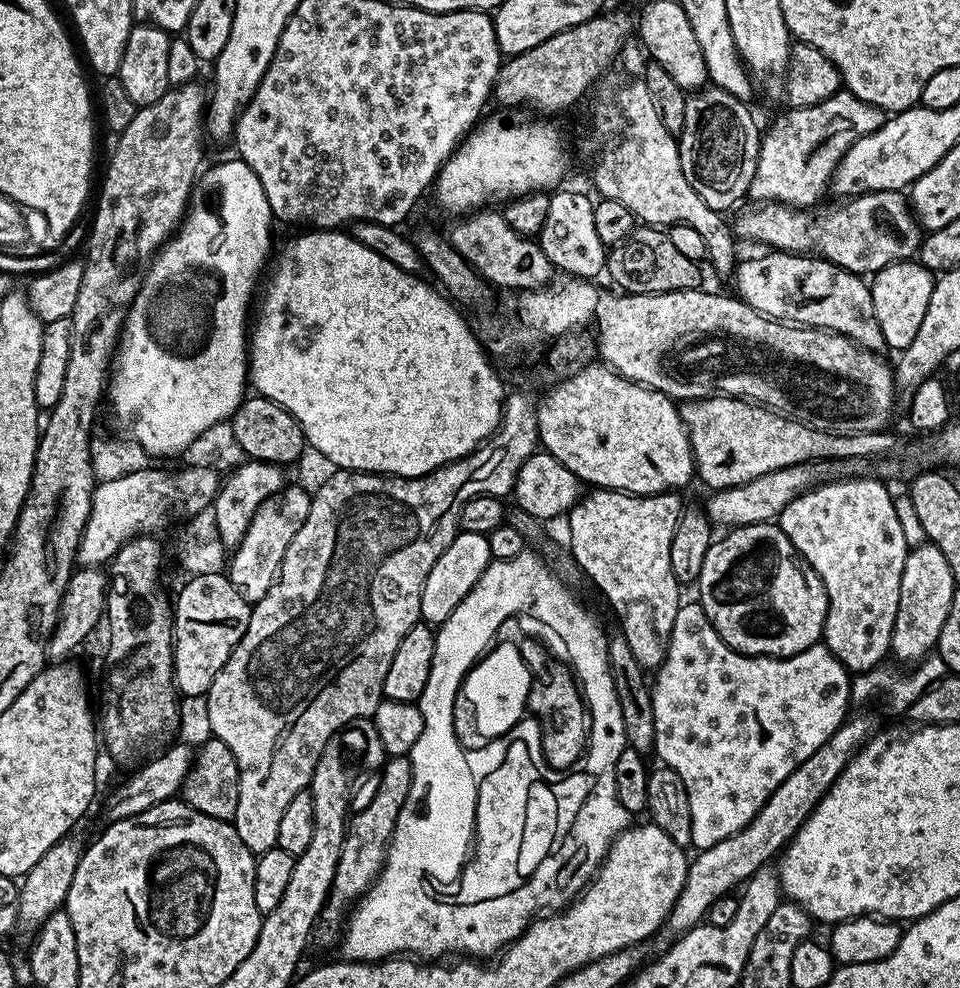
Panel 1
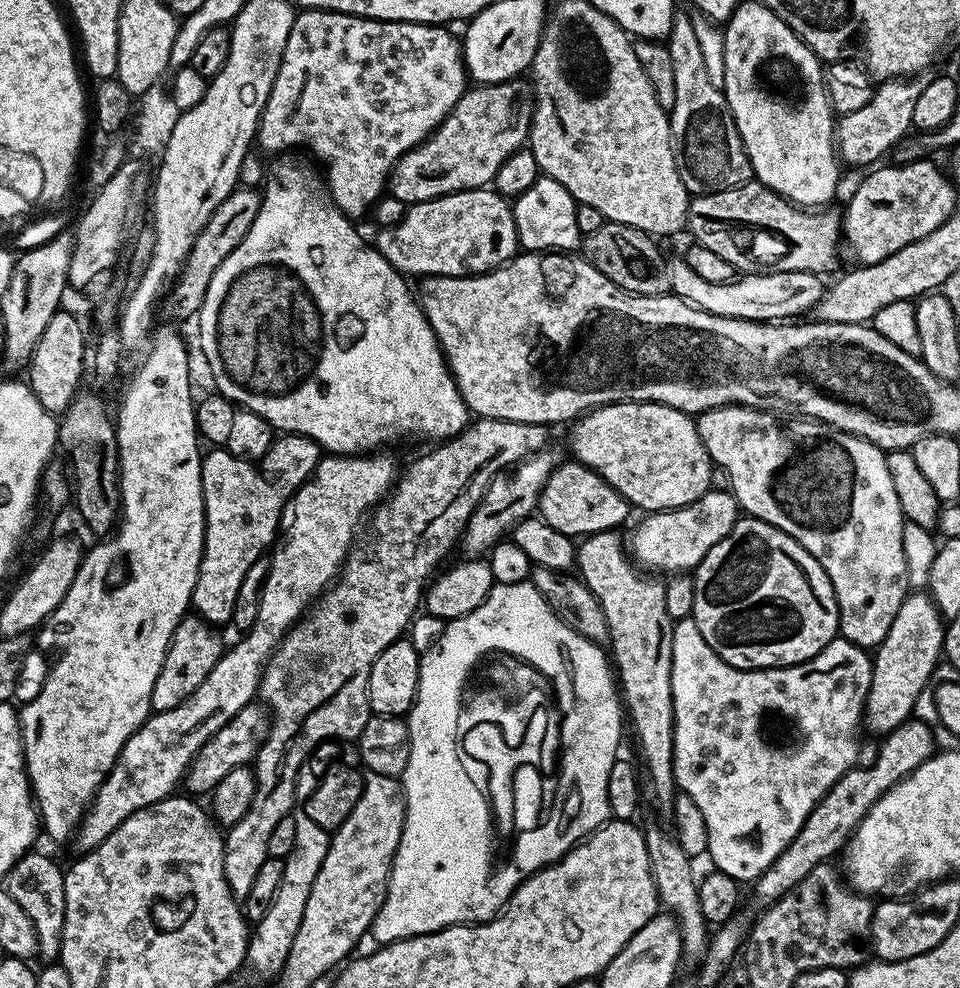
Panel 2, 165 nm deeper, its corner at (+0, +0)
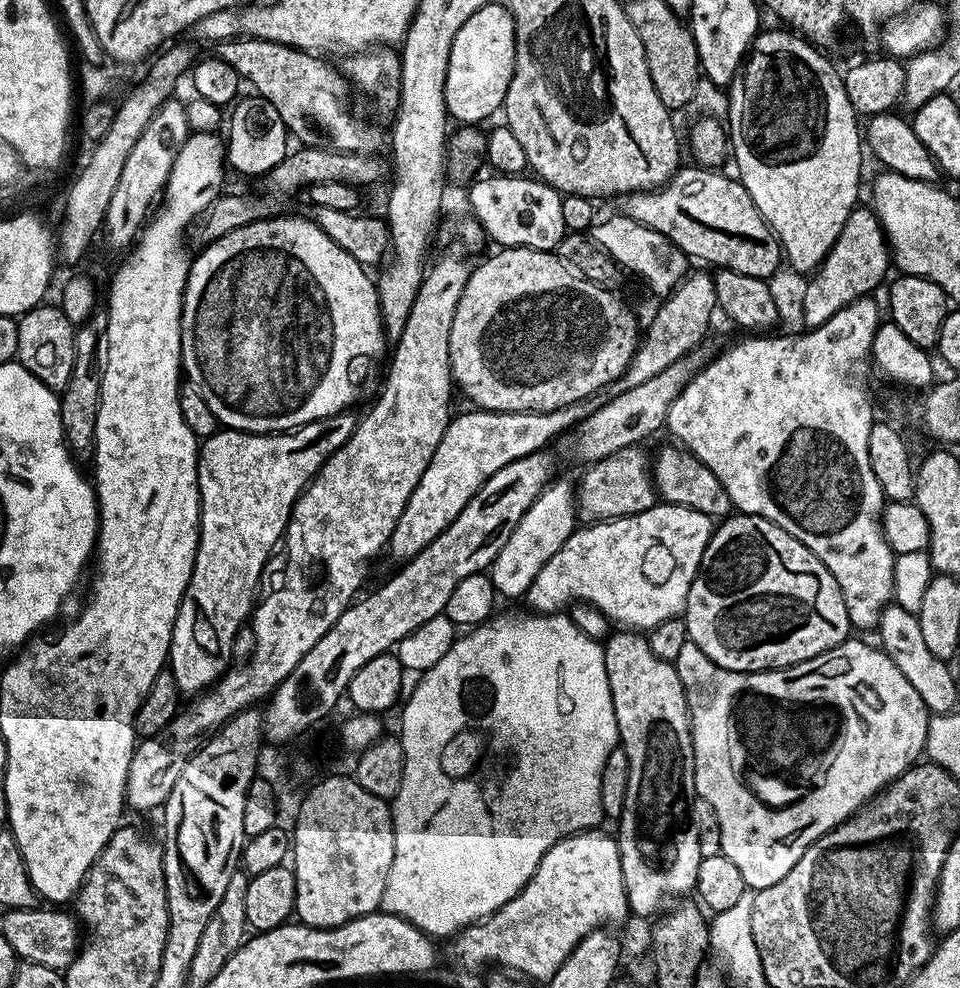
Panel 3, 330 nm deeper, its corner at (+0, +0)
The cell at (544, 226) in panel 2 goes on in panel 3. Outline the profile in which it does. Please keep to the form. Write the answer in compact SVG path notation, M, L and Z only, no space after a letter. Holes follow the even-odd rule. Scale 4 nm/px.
M528 174L487 175L473 179L470 184L472 189L468 192L471 215L484 227L485 237L500 248L533 248L539 252L555 250L566 234L562 222L561 193Z

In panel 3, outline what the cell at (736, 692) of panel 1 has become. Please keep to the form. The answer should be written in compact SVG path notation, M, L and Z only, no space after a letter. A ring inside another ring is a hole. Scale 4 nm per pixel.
M849 638L838 646L810 658L806 662L792 664L788 668L774 668L766 672L735 672L718 666L694 643L682 646L682 651L674 661L678 674L682 678L684 693L688 699L688 717L692 719L692 745L694 746L694 782L699 799L714 806L718 814L718 830L722 834L720 850L723 856L730 858L738 866L745 885L749 889L759 890L774 886L802 858L802 854L818 838L822 838L832 829L843 824L850 816L860 811L879 793L897 780L907 768L921 759L927 742L927 728L930 719L928 707L918 698L918 690L906 682L902 670L879 647L871 648L860 640Z

